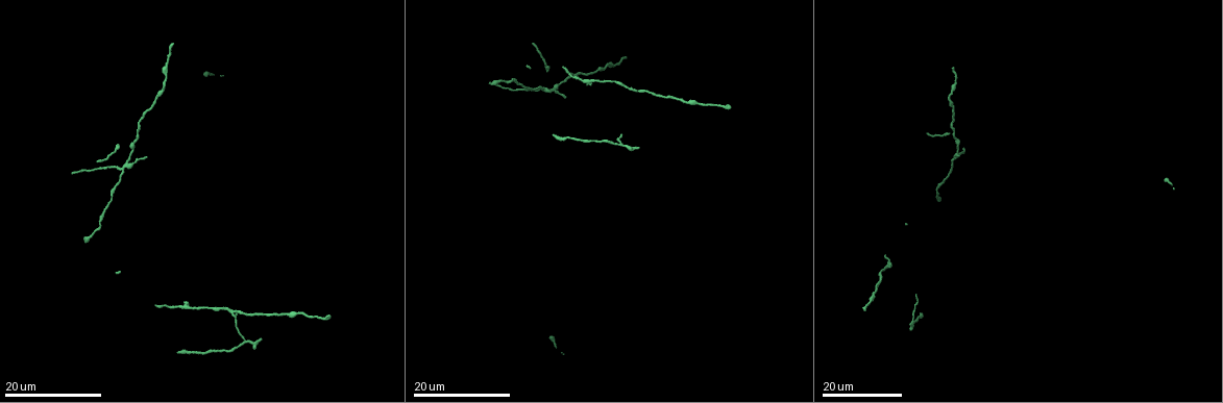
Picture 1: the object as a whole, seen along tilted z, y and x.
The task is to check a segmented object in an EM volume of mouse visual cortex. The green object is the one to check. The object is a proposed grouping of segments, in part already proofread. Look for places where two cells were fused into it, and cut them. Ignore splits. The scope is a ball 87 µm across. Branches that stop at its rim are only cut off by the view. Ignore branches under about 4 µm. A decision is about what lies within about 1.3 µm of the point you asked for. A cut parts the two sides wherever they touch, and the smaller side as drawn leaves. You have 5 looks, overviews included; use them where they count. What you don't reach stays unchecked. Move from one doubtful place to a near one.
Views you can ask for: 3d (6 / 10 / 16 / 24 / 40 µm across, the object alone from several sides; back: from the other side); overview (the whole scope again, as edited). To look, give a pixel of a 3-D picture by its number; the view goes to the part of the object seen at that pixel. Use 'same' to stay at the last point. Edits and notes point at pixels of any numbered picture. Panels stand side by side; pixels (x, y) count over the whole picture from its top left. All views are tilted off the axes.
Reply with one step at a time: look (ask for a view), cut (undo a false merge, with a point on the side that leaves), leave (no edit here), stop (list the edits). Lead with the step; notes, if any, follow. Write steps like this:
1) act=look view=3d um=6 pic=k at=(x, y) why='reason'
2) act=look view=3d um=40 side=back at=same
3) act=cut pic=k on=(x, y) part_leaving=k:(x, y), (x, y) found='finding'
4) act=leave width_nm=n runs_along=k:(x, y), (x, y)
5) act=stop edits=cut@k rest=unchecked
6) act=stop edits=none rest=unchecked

act=look view=3d um=16 pic=1 at=(123, 169) why='three-way junction'

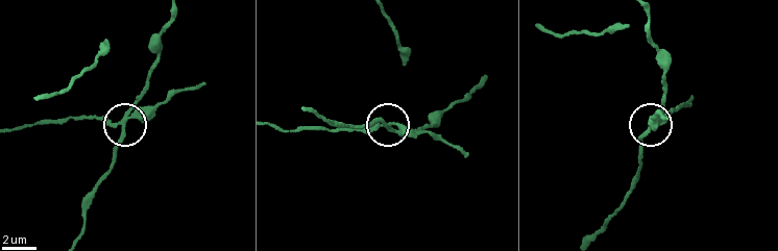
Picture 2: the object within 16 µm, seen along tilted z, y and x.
act=look view=3d um=10 pic=2 at=(118, 124)

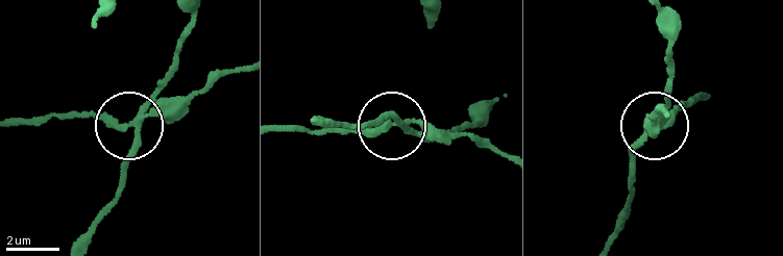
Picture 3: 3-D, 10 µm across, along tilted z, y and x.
act=cut pic=3 on=(176, 119) part_leaving=3:(132, 122), (16, 117) found='two cells meet here'

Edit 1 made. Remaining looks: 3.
act=look view=overview

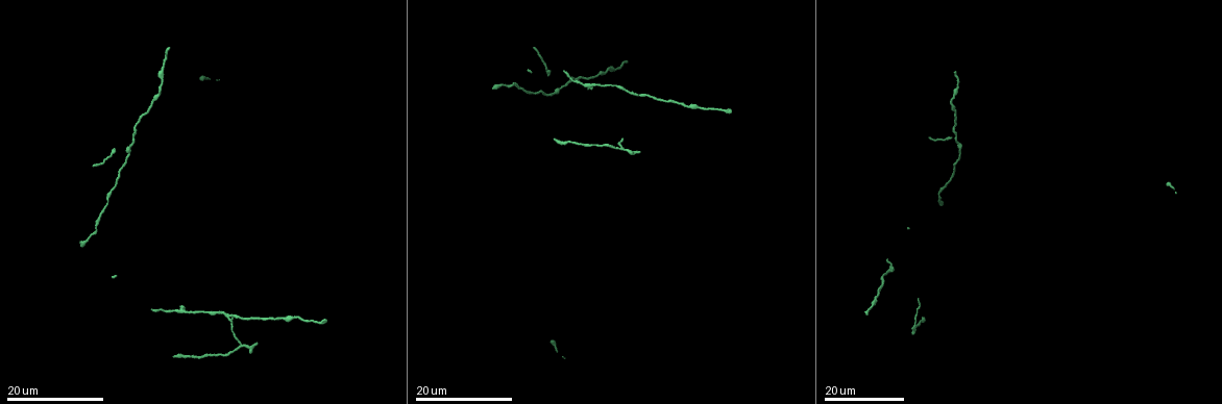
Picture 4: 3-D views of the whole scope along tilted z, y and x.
act=look view=3d um=24 pic=4 at=(226, 316) why='three arms meet'

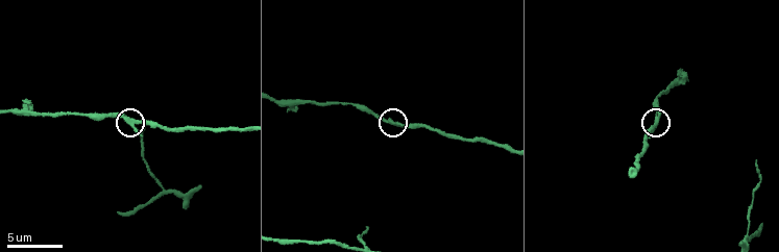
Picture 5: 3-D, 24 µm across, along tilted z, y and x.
act=look view=3d um=10 pic=5 at=(394, 121)

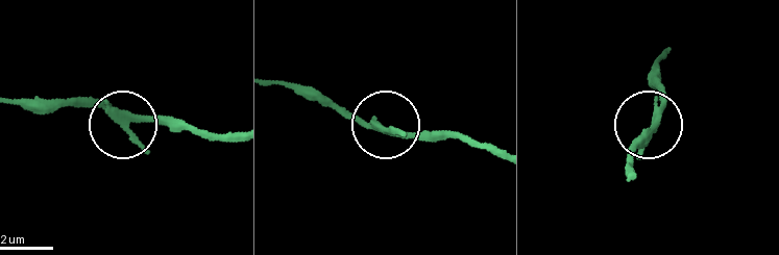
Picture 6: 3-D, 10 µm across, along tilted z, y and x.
act=leave runs_along=6:(664, 57), (649, 76), (659, 95), (654, 127), (633, 145) found='one cell here'

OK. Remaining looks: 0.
act=stop edits=cut@3 rest=unchecked

